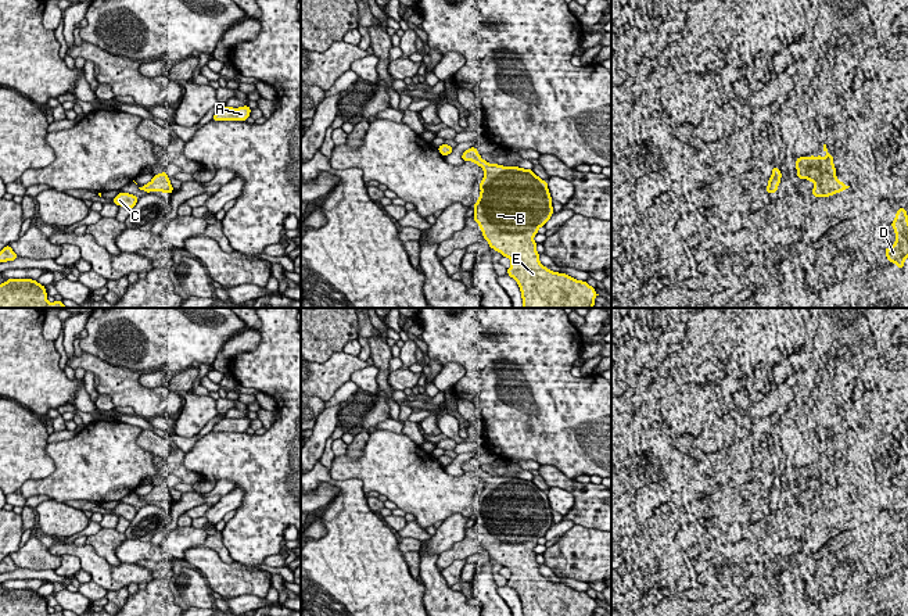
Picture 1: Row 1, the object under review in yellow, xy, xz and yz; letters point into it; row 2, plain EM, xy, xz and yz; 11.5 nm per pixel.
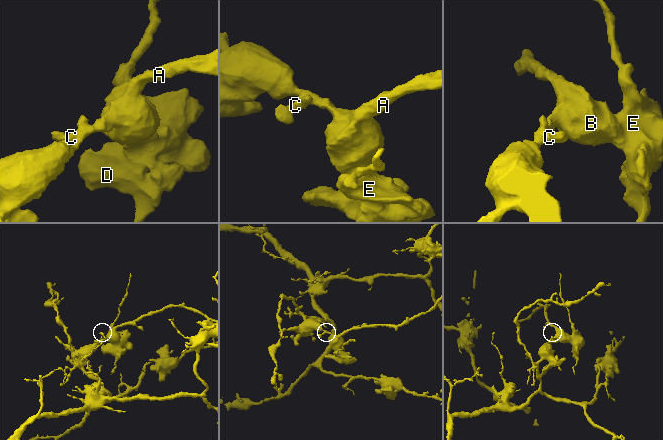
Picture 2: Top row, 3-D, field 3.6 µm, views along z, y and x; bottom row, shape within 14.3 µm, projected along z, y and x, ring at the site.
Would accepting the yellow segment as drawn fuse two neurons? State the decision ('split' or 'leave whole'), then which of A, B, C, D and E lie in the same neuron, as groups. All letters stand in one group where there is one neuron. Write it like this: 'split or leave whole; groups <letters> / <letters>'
leave whole; groups A B C D E

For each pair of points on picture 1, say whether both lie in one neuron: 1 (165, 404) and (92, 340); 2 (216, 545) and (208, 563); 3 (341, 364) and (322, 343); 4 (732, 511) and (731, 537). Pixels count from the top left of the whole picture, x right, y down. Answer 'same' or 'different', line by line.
1: different
2: different
3: different
4: different

